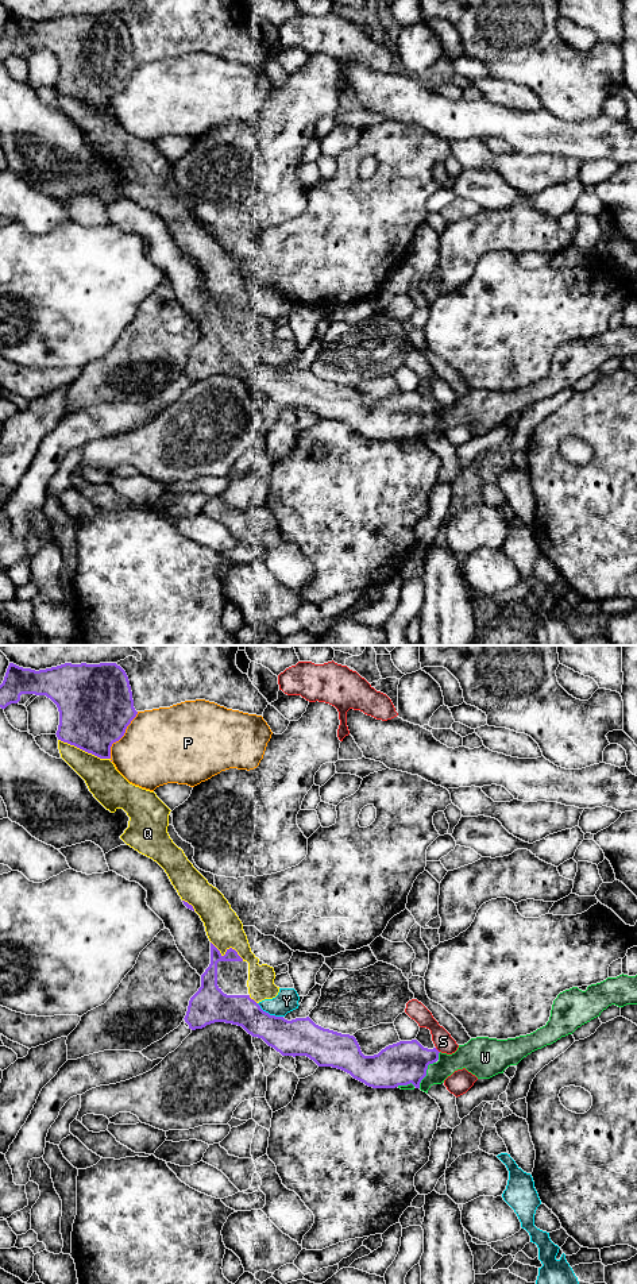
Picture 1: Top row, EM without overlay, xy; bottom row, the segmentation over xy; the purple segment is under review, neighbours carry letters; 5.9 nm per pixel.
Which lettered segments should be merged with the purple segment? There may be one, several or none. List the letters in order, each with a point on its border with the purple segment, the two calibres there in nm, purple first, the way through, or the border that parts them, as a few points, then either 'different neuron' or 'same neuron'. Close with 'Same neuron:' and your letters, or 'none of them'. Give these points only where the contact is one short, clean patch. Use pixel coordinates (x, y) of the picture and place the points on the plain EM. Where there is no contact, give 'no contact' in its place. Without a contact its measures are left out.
P: contact xy (120, 89); calibres 440 and 440 nm; different neuron
Q: contact xy (85, 103); calibres 420 and 220 nm; different neuron
S: contact xy (437, 403); calibres 260 and 120 nm; border xy (435, 400), (439, 404); different neuron
W: contact xy (425, 425); calibres 260 and 120 nm; way xy (406, 413), (425, 425), (437, 424), (463, 409); same neuron
Y: contact xy (269, 366); calibres 220 and 140 nm; different neuron
Same neuron: W

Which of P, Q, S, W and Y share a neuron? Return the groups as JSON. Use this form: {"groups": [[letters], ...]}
{"groups": [["P"], ["Q", "Y"], ["S"], ["W"]]}

